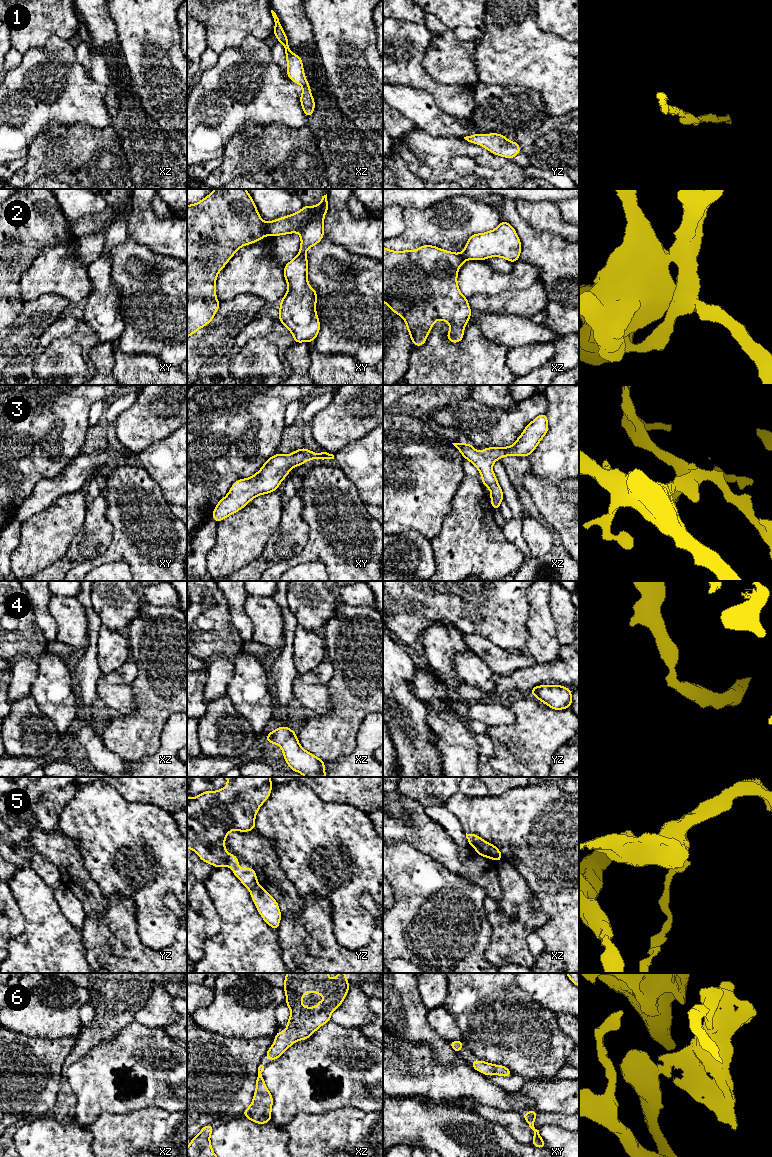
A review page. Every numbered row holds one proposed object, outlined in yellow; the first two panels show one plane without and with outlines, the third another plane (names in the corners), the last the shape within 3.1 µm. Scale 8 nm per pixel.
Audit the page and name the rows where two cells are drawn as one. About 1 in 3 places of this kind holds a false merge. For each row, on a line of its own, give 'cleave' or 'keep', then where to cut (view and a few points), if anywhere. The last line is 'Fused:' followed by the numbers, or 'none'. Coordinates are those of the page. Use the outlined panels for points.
1: keep; cut none
2: cleave; cut xy (265, 222), (265, 227), (269, 233)
3: keep; cut none
4: keep; cut none
5: cleave; cut yz (257, 883), (250, 891)
6: keep; cut none
Fused: 2, 5

